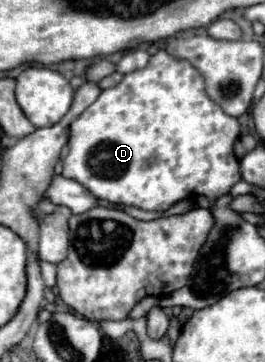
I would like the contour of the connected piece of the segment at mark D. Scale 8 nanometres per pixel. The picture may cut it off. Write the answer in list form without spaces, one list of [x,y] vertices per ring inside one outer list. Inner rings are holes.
[[[158,51],[142,71],[124,75],[116,87],[106,89],[70,125],[70,151],[64,159],[62,175],[82,183],[98,199],[134,205],[146,211],[166,211],[190,195],[204,195],[208,199],[222,197],[242,179],[234,155],[238,135],[238,119],[222,113],[222,109],[206,97],[202,75],[188,61],[178,61],[166,51]]]

